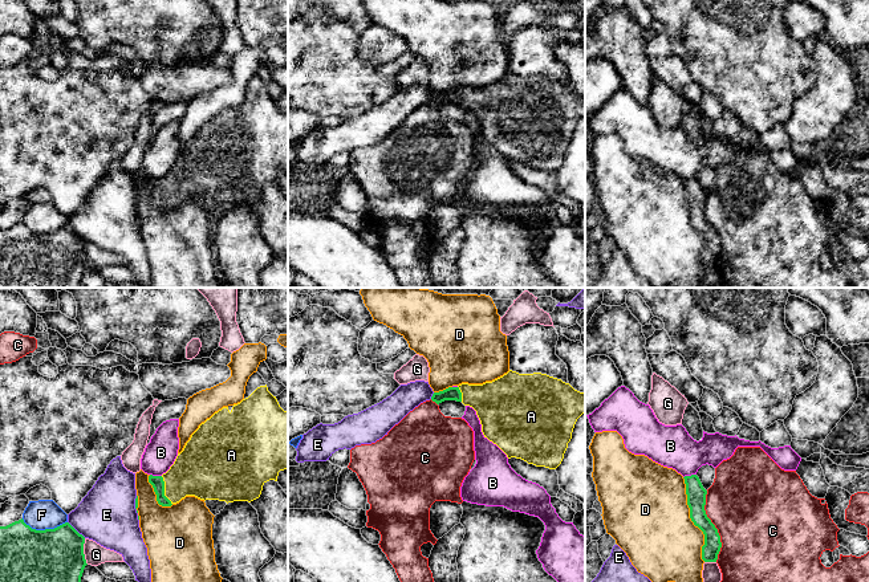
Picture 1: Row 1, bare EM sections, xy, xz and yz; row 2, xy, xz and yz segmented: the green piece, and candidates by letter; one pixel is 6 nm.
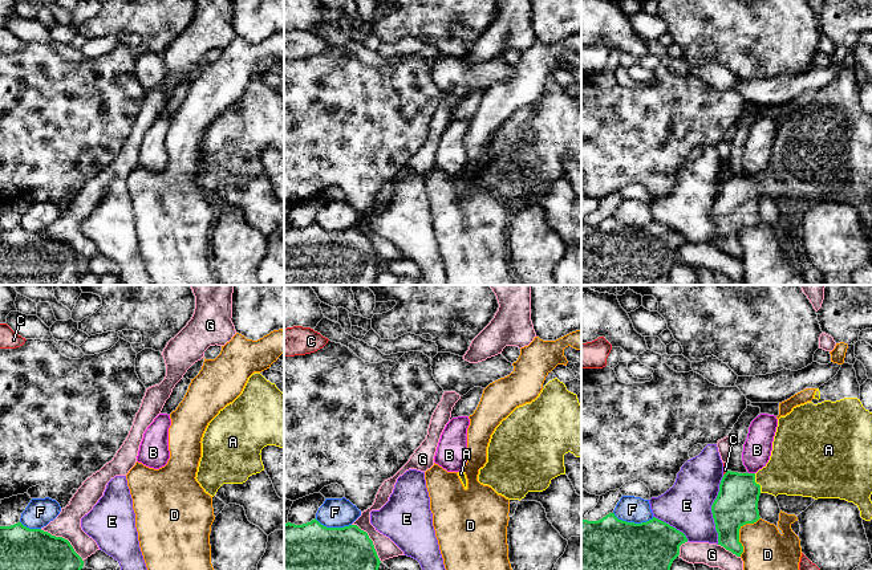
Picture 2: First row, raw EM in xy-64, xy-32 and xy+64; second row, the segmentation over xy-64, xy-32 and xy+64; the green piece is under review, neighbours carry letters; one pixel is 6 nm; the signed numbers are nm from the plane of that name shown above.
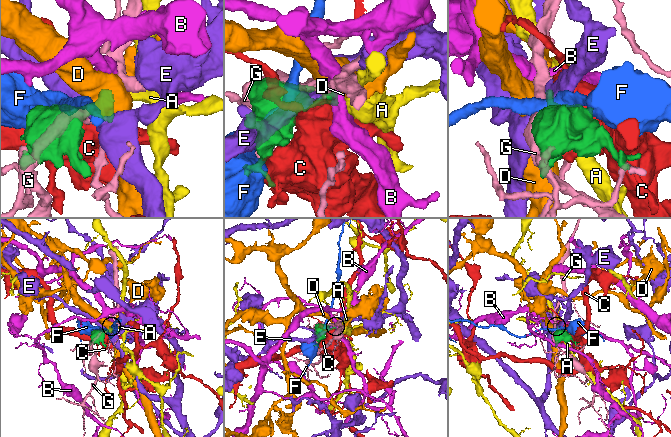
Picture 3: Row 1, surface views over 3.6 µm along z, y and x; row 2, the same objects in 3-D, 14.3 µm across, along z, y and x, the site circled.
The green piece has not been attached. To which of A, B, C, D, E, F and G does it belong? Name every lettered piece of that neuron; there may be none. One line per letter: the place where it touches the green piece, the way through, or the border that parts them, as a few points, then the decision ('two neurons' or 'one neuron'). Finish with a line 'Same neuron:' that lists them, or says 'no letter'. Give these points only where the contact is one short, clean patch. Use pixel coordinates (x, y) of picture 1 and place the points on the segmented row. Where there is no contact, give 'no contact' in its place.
A: contact xy (163, 491); way xy (157, 481), (163, 491), (199, 471); one neuron
B: contact yz (689, 476); border yz (695, 473), (683, 477); two neurons
C: contact yz (714, 526); two neurons
D: contact yz (691, 520); two neurons
E: contact xy (76, 530); two neurons
F: contact xy (45, 529); two neurons
G: contact xy (82, 552); two neurons
Same neuron: A

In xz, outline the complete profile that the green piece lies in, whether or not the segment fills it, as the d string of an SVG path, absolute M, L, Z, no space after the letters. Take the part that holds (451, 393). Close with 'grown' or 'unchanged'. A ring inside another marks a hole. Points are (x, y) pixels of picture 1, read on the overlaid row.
M512 370L492 382L462 383L434 392L431 400L436 404L456 400L472 407L480 420L484 437L496 444L508 459L521 459L528 464L549 469L556 469L561 464L574 424L585 414L585 392L547 374L519 374Z | grown

